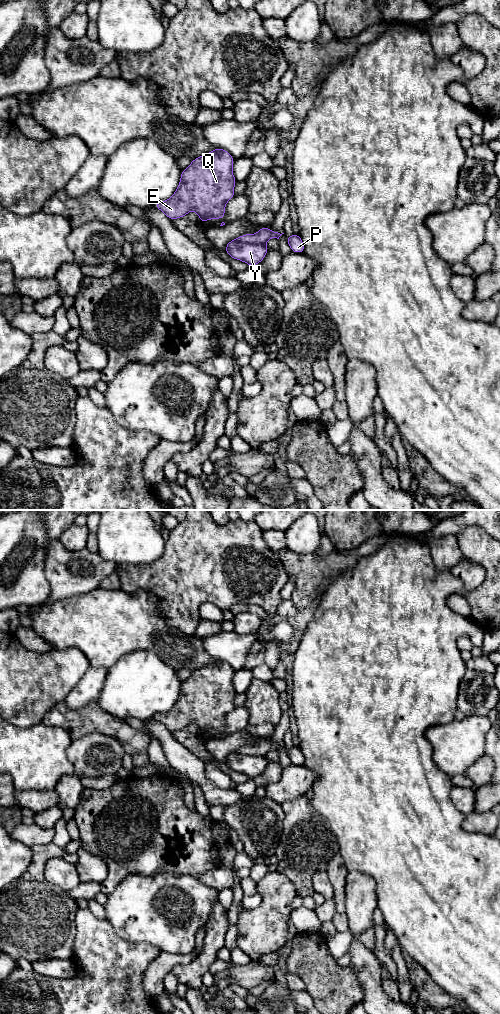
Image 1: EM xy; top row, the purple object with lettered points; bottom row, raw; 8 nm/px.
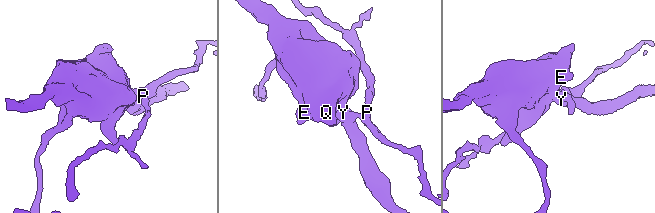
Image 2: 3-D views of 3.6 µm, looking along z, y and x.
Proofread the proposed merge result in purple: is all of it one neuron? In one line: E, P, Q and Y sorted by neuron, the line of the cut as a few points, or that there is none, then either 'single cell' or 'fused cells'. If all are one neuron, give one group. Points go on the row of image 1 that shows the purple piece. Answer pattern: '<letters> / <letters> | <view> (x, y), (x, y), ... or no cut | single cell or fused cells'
E Q Y / P | xy (235, 239), (241, 242), (264, 244) | fused cells

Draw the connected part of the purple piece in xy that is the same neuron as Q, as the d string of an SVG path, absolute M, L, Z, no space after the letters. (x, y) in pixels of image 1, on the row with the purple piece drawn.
M216 148L205 155L192 160L191 164L181 172L178 188L166 201L155 203L155 207L162 211L172 221L186 216L194 210L201 223L225 217L225 206L234 196L234 186L237 182L232 167L235 159L225 149Z

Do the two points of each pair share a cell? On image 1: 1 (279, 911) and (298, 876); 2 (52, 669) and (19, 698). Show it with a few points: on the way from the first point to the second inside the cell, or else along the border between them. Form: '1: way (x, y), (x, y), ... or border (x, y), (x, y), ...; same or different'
1: border (277, 870), (291, 882), (297, 894); different
2: way (44, 677), (27, 690); same

